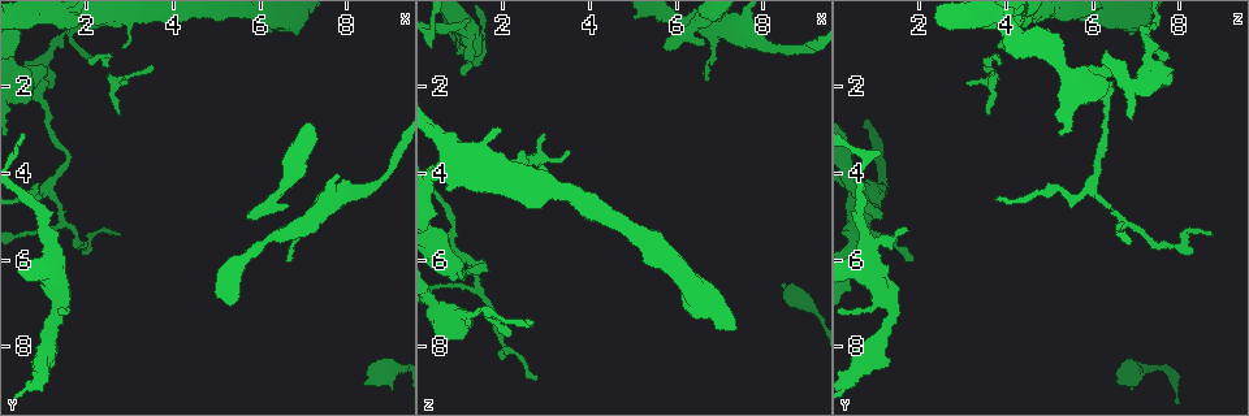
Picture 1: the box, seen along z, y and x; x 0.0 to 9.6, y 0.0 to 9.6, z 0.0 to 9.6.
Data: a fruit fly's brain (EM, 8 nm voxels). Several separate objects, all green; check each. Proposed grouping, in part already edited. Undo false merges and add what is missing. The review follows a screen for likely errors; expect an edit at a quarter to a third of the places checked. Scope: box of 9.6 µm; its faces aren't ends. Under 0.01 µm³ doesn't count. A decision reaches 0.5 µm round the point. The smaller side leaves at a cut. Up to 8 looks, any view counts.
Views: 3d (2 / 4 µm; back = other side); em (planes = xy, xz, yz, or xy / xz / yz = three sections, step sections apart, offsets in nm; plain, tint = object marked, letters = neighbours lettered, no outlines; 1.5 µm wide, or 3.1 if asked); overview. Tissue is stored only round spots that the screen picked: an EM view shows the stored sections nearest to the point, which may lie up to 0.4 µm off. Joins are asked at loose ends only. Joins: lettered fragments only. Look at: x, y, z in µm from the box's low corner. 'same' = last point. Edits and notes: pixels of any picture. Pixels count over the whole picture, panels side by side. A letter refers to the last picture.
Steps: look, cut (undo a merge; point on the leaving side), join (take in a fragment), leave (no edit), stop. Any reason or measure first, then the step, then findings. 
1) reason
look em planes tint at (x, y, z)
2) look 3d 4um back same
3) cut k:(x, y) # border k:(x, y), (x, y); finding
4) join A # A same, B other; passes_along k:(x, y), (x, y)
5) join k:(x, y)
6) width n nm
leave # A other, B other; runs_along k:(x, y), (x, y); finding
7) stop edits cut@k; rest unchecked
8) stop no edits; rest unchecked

branch stops here
look em planes plain at (5.80, 5.10, 1.10)

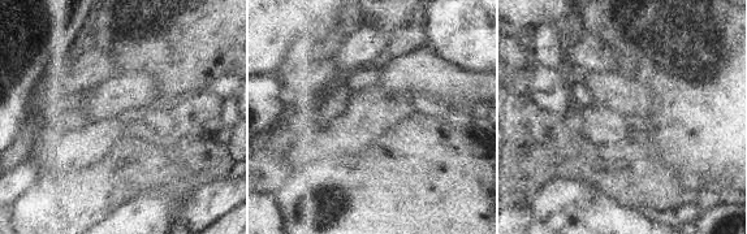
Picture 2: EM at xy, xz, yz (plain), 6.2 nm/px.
what lies round it
look em planes letters same

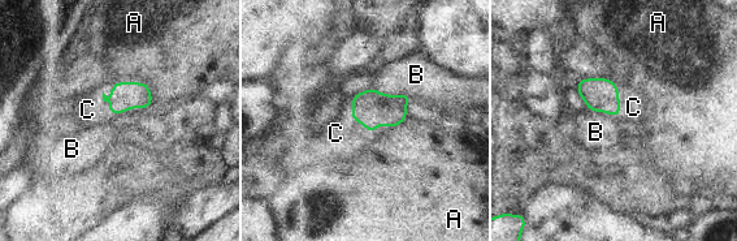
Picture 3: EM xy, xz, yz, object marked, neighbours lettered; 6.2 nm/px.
longest_contact C 320 nm
join 3:(87, 110) # A other, B other, C same; passes_along 3:(121, 94), (113, 85), (87, 110); it goes on there

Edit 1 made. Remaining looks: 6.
thin end
look em 3.1um xy step 16 letters at (2.15, 1.35, 7.75)

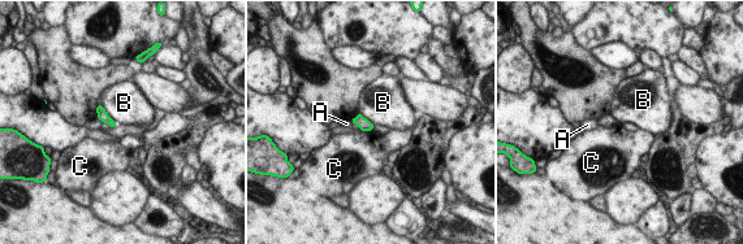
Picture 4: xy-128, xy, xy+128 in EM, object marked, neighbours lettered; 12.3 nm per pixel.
look em 3.1um planes letters same

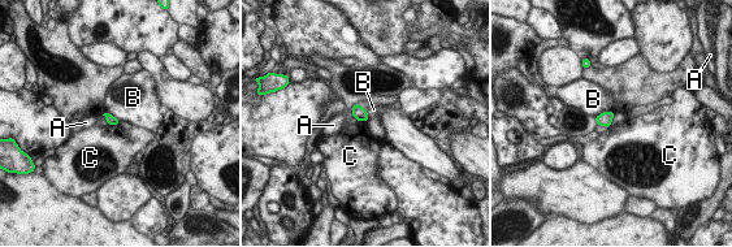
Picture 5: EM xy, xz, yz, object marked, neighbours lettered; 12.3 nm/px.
leave # A other, B other, C other; no lettered fragment goes on from it

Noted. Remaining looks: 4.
thin end
look 3d 4um at (1.10, 5.35, 1.75)

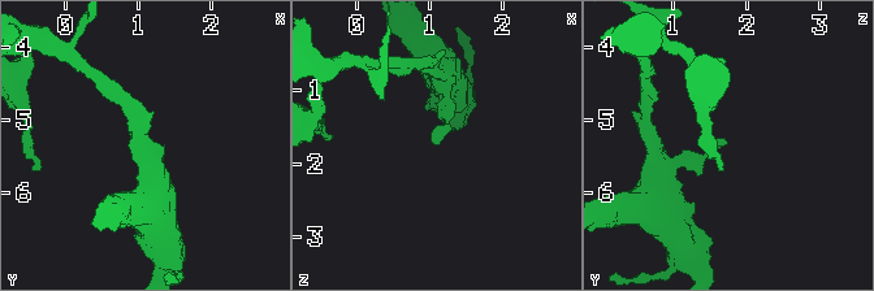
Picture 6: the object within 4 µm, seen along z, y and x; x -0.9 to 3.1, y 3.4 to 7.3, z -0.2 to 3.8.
look em planes letters at (1.10, 5.25, 1.75)

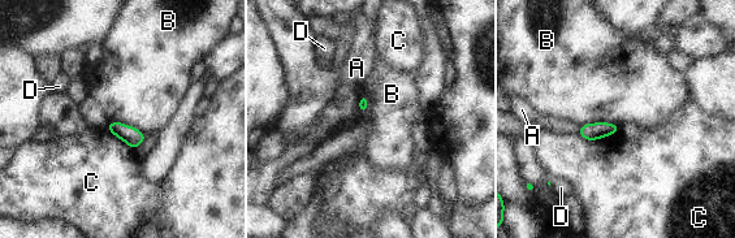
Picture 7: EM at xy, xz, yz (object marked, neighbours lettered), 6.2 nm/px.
longest_contact C 260 nm
leave # A other, B other, C other, D other; no lettered fragment goes on from it

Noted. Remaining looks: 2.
stop edits join@3; rest unchecked

